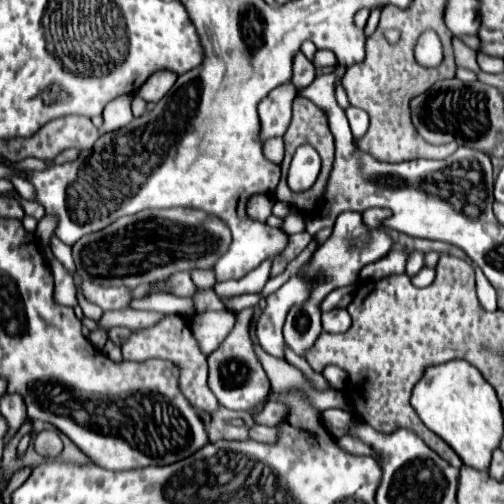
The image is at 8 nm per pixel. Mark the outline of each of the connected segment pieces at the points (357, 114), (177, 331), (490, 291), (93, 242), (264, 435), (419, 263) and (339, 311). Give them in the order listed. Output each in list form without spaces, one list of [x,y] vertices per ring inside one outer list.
[[[350,106],[346,110],[346,116],[350,120],[350,128],[352,128],[352,136],[354,136],[354,146],[358,146],[358,140],[368,132],[368,126],[370,126],[368,114],[364,110],[360,110],[360,108]]]
[[[170,314],[170,316],[164,316],[156,326],[132,330],[130,338],[122,346],[122,356],[124,360],[134,360],[134,362],[146,362],[150,358],[162,358],[162,360],[172,362],[180,370],[178,384],[180,384],[180,392],[184,394],[184,398],[194,408],[204,410],[208,414],[218,410],[218,400],[206,384],[206,376],[208,376],[206,356],[200,352],[200,346],[196,344],[196,336],[190,328],[190,320],[186,316]]]
[[[478,266],[476,268],[476,292],[478,292],[478,300],[482,304],[484,310],[496,310],[498,308],[498,296],[496,290],[492,288],[492,284],[486,280],[486,276],[482,274],[482,270]]]
[[[168,208],[142,210],[134,216],[122,216],[100,232],[82,236],[72,246],[78,276],[100,286],[128,286],[152,284],[164,280],[178,270],[212,268],[212,264],[228,250],[228,226],[202,210]]]
[[[252,426],[250,428],[250,438],[252,440],[256,440],[256,442],[274,442],[274,440],[278,440],[278,432],[280,432],[280,428],[278,426]]]
[[[412,252],[410,256],[408,256],[408,262],[406,262],[406,274],[408,276],[414,276],[414,274],[418,274],[420,270],[424,268],[424,252]]]
[[[336,308],[332,312],[324,312],[322,314],[322,328],[326,332],[332,332],[332,334],[346,332],[350,328],[350,314],[344,308]]]

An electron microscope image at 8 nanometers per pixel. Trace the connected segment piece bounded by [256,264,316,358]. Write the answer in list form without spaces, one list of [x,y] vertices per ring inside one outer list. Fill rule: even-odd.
[[[308,264],[294,274],[282,288],[278,288],[274,294],[266,298],[266,310],[262,312],[256,336],[260,346],[276,356],[284,358],[284,338],[282,338],[282,324],[292,306],[300,306],[308,302],[308,296],[312,294],[312,288],[316,284],[314,276],[308,276]]]

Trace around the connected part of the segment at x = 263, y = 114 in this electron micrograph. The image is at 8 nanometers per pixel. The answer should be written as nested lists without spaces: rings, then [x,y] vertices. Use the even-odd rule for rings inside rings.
[[[282,84],[272,90],[258,106],[260,114],[260,142],[274,136],[284,136],[292,116],[292,100],[296,98],[294,84]]]

